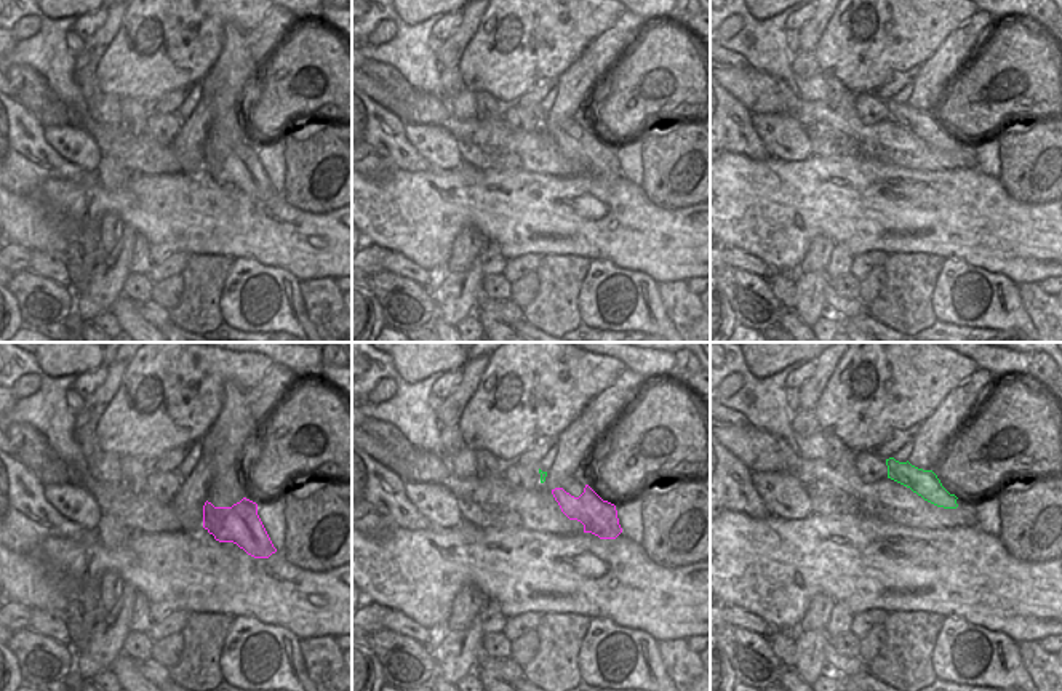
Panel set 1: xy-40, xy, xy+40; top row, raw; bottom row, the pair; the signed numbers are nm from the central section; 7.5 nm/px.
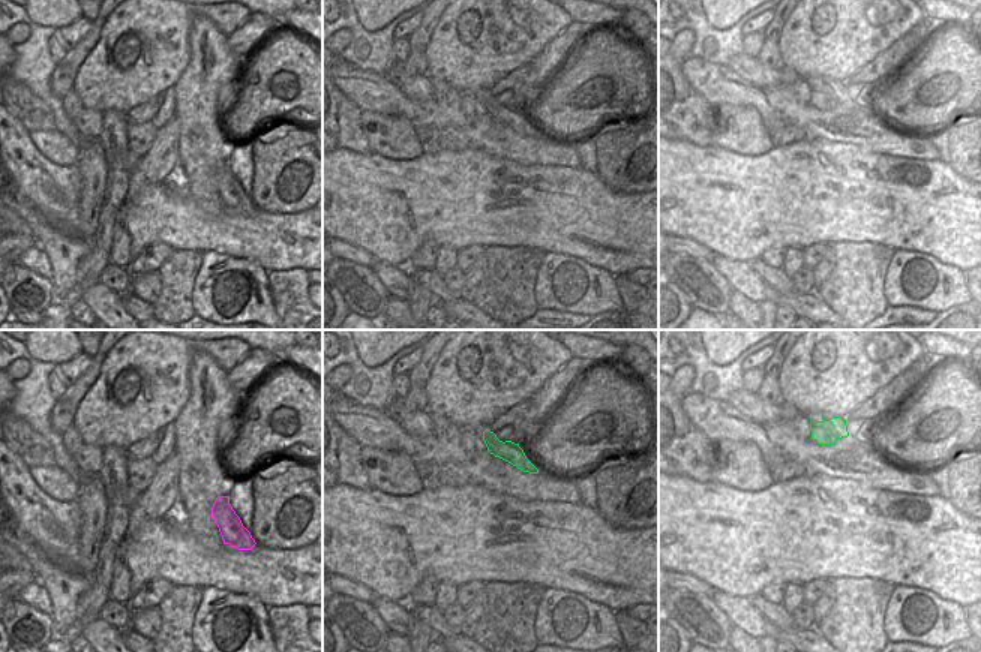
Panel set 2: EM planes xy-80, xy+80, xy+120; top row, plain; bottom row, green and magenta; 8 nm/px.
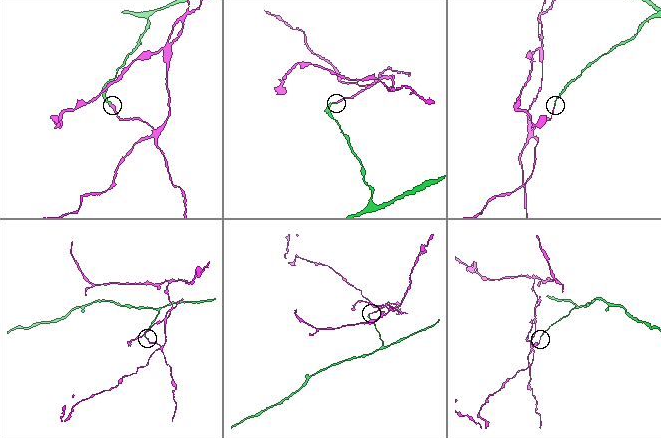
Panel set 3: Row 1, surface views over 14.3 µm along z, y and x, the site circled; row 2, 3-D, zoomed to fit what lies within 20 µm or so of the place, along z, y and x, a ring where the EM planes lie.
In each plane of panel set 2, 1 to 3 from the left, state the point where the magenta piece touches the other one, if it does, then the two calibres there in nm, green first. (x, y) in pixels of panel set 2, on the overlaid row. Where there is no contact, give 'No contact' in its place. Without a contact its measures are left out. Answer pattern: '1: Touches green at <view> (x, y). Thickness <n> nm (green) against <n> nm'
1: No contact
2: No contact
3: No contact.

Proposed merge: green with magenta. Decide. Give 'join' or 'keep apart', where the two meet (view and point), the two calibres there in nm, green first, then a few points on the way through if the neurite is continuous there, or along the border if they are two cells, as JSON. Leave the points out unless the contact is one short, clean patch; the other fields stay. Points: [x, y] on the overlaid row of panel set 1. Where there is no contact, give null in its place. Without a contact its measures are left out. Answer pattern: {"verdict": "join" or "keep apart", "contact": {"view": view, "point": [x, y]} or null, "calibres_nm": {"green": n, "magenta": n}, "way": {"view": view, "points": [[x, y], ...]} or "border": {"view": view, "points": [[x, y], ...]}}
{"verdict": "keep apart", "contact": null}

